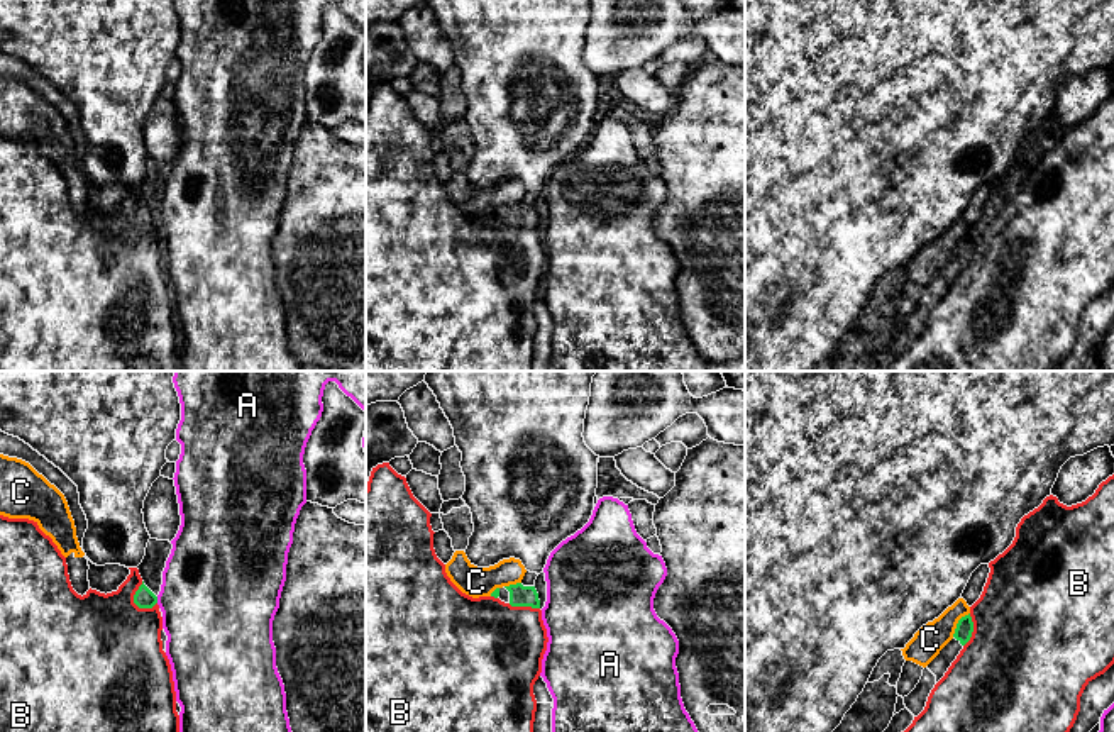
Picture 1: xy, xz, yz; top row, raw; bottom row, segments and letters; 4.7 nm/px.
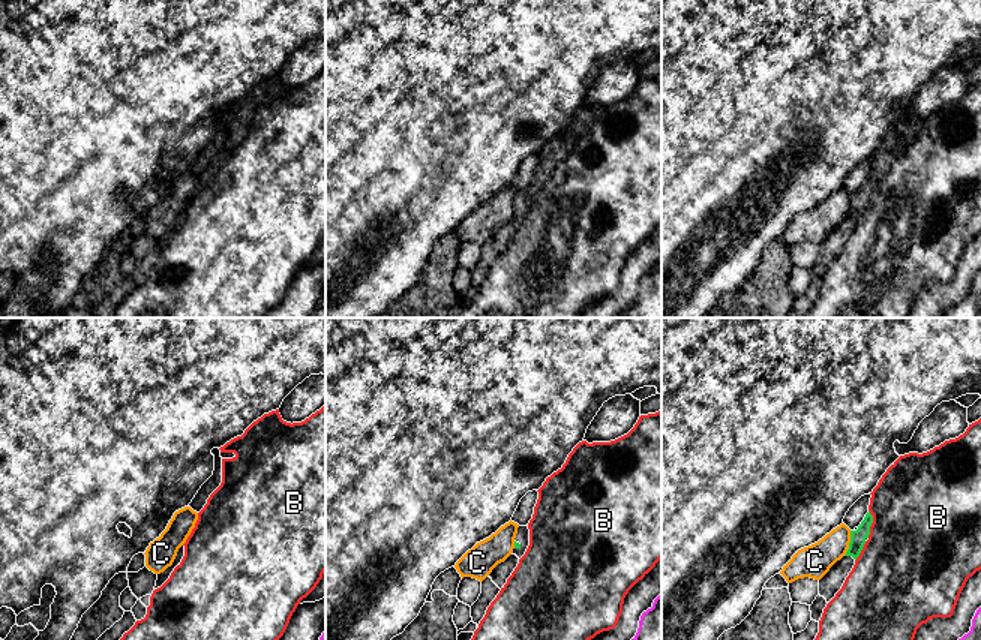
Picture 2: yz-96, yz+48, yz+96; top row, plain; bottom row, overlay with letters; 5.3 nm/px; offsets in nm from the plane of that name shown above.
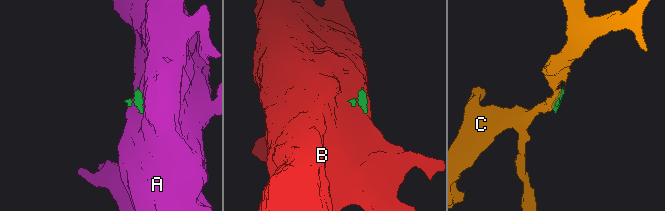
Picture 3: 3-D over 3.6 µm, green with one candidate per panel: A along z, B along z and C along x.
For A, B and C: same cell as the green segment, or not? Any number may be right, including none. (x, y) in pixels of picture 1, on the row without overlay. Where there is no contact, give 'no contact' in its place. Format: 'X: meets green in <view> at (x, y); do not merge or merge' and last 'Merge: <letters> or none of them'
A: meets green in xy at (156, 221); do not merge
B: meets green in xy at (134, 221); do not merge
C: meets green in yz at (957, 244); do not merge
Merge: none of them

